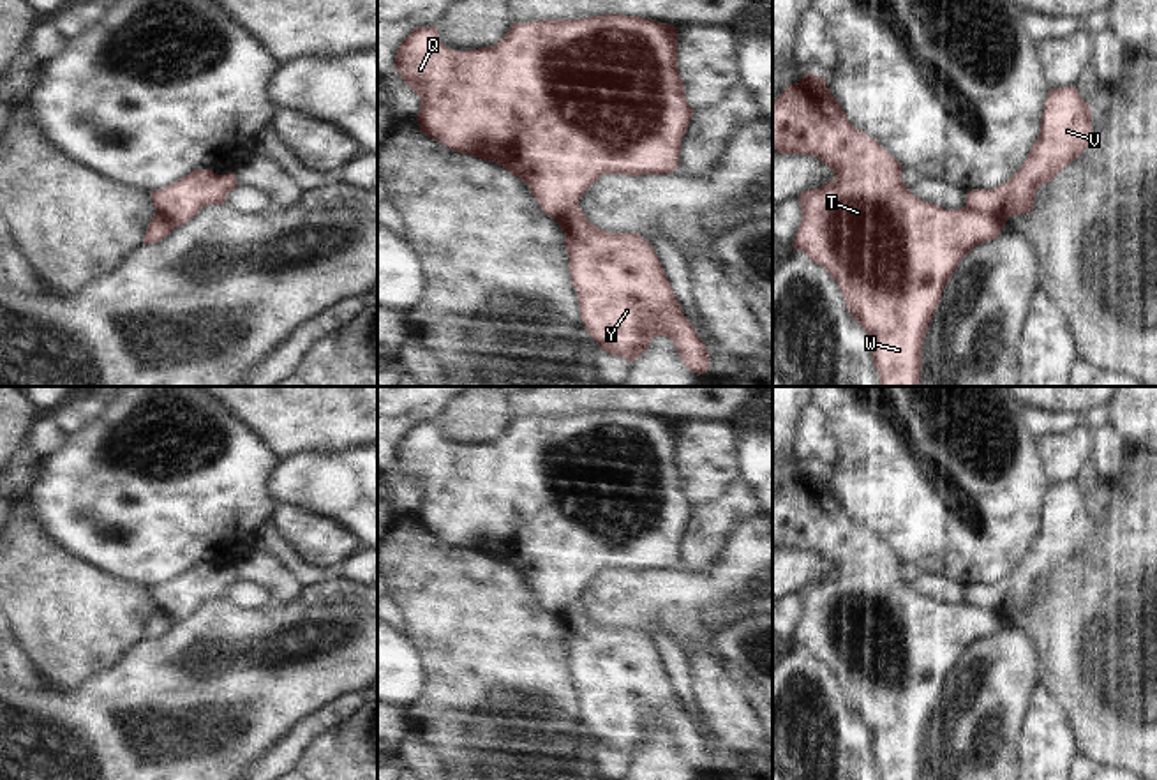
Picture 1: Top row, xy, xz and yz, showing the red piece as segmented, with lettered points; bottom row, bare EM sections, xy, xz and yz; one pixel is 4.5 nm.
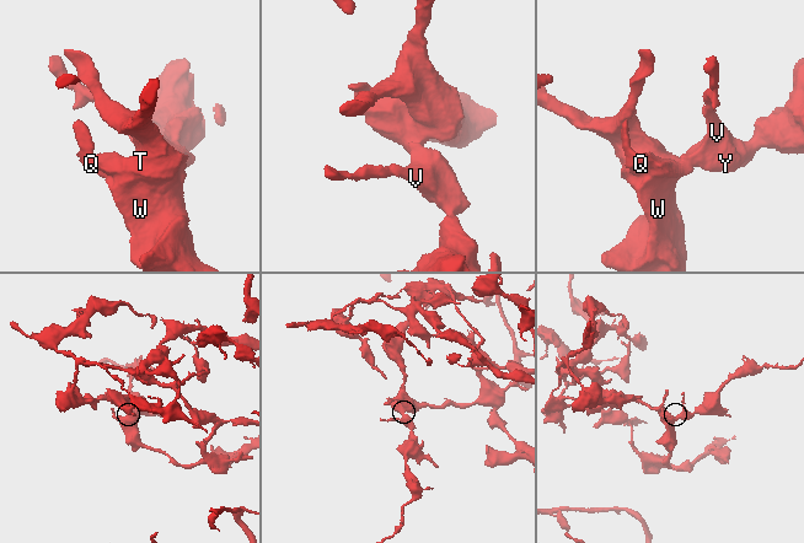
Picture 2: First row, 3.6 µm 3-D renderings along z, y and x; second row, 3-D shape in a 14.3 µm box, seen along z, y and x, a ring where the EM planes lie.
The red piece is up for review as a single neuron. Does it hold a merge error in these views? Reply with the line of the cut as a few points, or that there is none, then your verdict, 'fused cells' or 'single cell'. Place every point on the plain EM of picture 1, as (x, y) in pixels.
cut in yz along (967, 600), (976, 607), (993, 611), (1004, 620); fused cells

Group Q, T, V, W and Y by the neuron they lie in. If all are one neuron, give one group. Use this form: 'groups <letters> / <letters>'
groups Q T W / V Y

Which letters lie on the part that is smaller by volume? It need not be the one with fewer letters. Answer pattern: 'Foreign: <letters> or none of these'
Foreign: V, Y

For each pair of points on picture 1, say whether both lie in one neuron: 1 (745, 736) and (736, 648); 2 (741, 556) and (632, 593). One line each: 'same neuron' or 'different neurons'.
1: different neurons
2: same neuron

